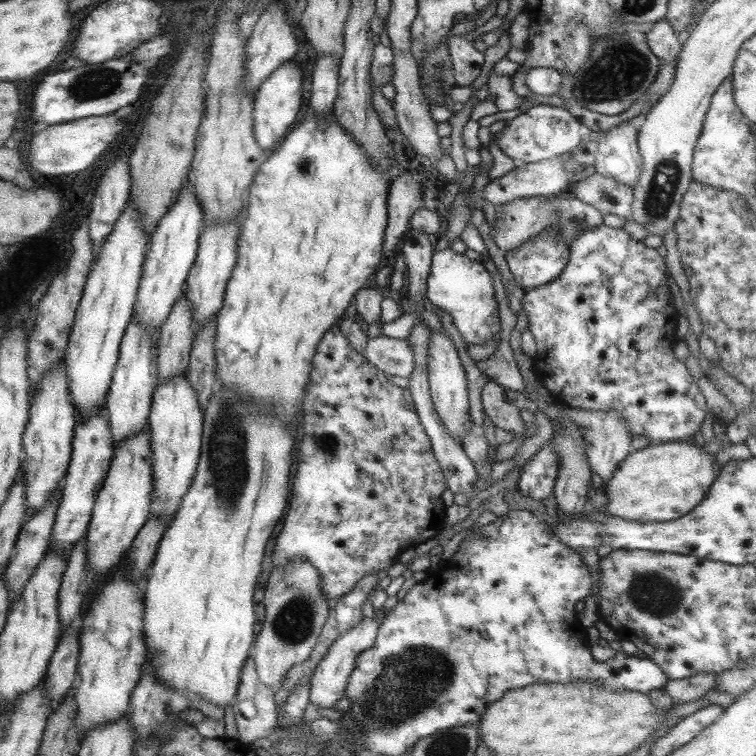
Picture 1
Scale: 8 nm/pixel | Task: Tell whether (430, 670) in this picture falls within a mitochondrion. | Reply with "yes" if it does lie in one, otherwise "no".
yes

